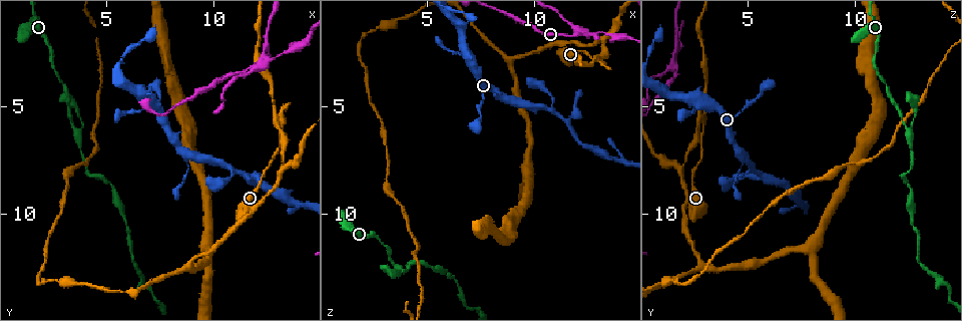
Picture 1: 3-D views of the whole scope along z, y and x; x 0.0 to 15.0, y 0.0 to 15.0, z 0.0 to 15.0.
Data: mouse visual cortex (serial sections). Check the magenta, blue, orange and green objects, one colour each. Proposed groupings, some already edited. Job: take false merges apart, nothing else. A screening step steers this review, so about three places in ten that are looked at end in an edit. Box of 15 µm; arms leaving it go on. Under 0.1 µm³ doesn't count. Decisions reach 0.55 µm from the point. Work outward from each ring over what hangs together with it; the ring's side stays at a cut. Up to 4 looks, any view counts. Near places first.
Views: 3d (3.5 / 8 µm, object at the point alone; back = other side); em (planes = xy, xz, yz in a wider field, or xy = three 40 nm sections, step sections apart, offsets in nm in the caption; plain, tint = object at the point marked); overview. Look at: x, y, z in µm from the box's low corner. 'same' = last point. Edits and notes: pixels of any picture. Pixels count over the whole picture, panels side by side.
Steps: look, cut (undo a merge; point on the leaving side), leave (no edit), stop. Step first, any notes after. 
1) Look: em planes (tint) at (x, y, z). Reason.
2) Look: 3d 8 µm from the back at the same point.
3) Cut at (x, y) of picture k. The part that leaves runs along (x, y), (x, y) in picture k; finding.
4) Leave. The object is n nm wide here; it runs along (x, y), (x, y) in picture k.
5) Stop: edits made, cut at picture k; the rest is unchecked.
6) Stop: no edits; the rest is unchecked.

Look: 3d 3.5 µm at (3.5, 6.2, 12.6). Three arms meet.

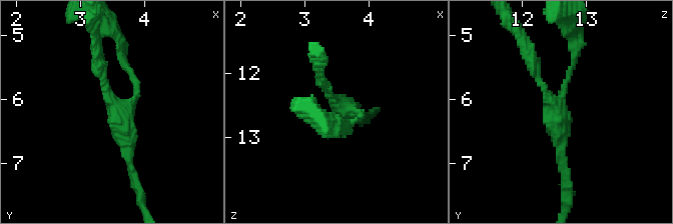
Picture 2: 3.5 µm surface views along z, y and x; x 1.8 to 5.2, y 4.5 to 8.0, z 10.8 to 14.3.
Look: em planes (tint) at (3.65, 6.20, 12.50). Now the EM.

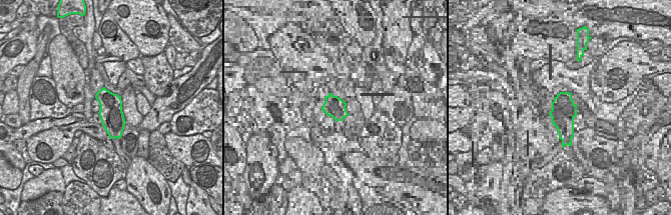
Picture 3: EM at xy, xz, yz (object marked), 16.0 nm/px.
Leave. It runs along (95, 54), (132, 174) in picture 2; one cell here.

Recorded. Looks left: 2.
Look: 3d 8 µm at (13.2, 6.7, 2.7). Three-way junction.

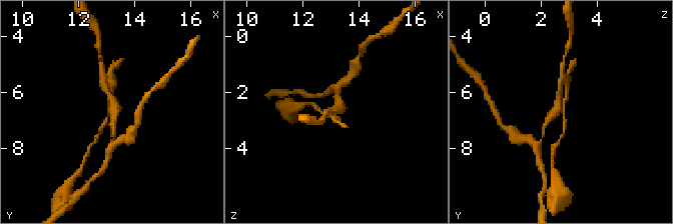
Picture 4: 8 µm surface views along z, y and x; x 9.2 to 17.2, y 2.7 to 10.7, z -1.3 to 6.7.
Look: em xy step 2 (tint) at (13.2, 6.6, 2.7).

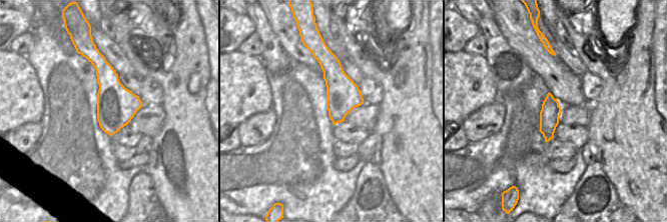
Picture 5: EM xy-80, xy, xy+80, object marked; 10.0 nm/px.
Cut at (113, 120) of picture 4. The part that leaves runs along (112, 110), (112, 145) in picture 4; a second cell is stuck on.

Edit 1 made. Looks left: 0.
Stop: edits made, cut at picture 4; the rest is unchecked.

